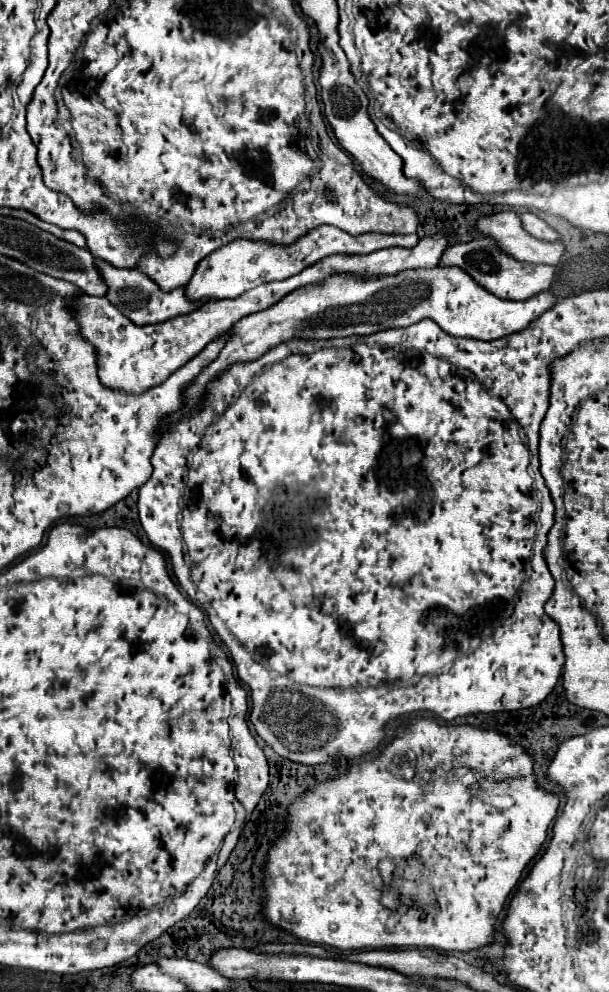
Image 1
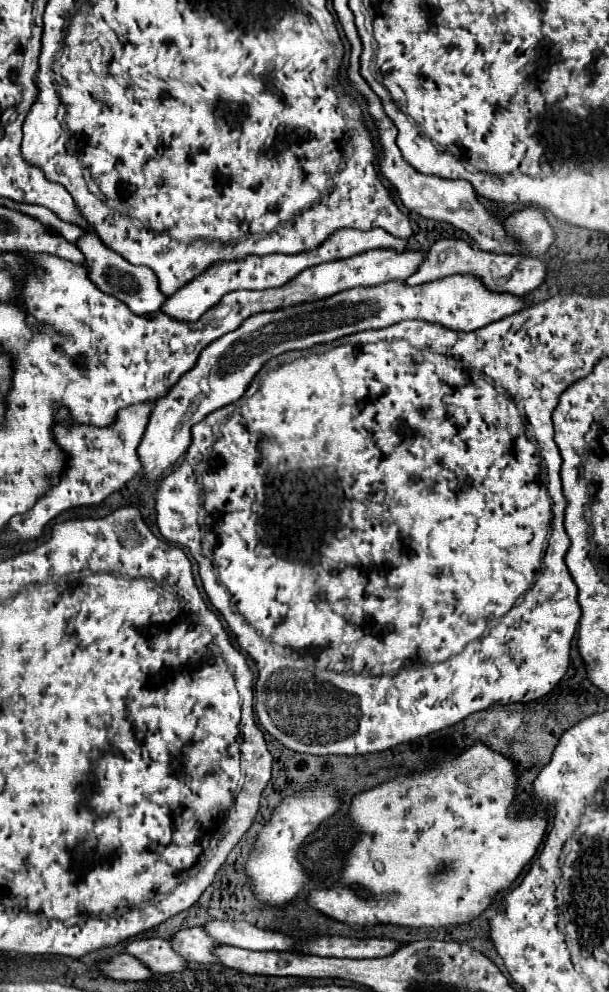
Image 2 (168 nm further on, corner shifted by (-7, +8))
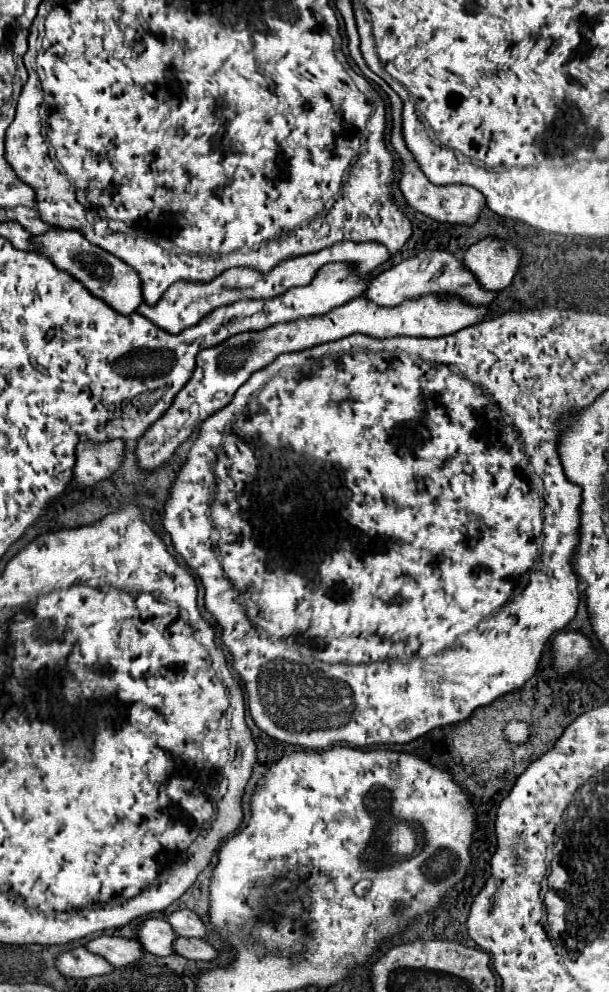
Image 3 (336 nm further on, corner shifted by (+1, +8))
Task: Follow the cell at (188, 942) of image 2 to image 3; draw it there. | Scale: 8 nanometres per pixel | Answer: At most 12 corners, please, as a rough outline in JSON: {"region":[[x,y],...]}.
{"region":[[163,918],[137,928],[137,940],[155,956],[175,954],[175,930]]}

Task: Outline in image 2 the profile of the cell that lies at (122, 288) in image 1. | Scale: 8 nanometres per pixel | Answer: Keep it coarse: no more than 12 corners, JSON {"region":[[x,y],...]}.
{"region":[[95,232],[75,246],[89,280],[133,314],[167,300],[147,266],[133,266]]}

